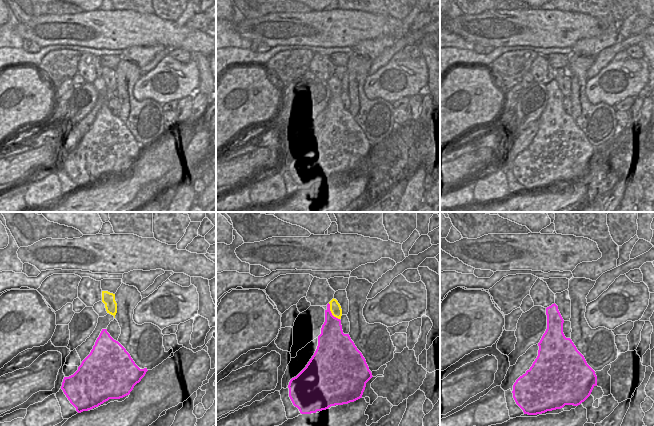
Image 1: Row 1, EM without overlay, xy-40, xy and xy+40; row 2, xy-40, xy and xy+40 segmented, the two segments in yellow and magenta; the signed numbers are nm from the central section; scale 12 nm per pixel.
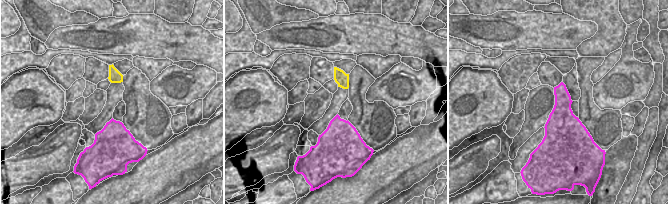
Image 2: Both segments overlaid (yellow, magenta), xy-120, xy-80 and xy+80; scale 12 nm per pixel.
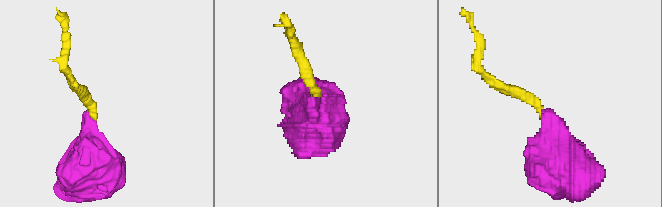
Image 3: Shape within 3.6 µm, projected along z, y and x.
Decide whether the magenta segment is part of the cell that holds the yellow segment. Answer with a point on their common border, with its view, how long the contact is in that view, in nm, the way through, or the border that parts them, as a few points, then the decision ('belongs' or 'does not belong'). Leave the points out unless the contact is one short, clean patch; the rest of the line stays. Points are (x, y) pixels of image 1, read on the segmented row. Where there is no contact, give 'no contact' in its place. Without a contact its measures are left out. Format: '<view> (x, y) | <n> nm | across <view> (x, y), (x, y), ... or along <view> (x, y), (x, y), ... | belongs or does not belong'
xy (331, 312) | 240 nm | along xy (328, 303), (330, 312), (339, 319) | does not belong

